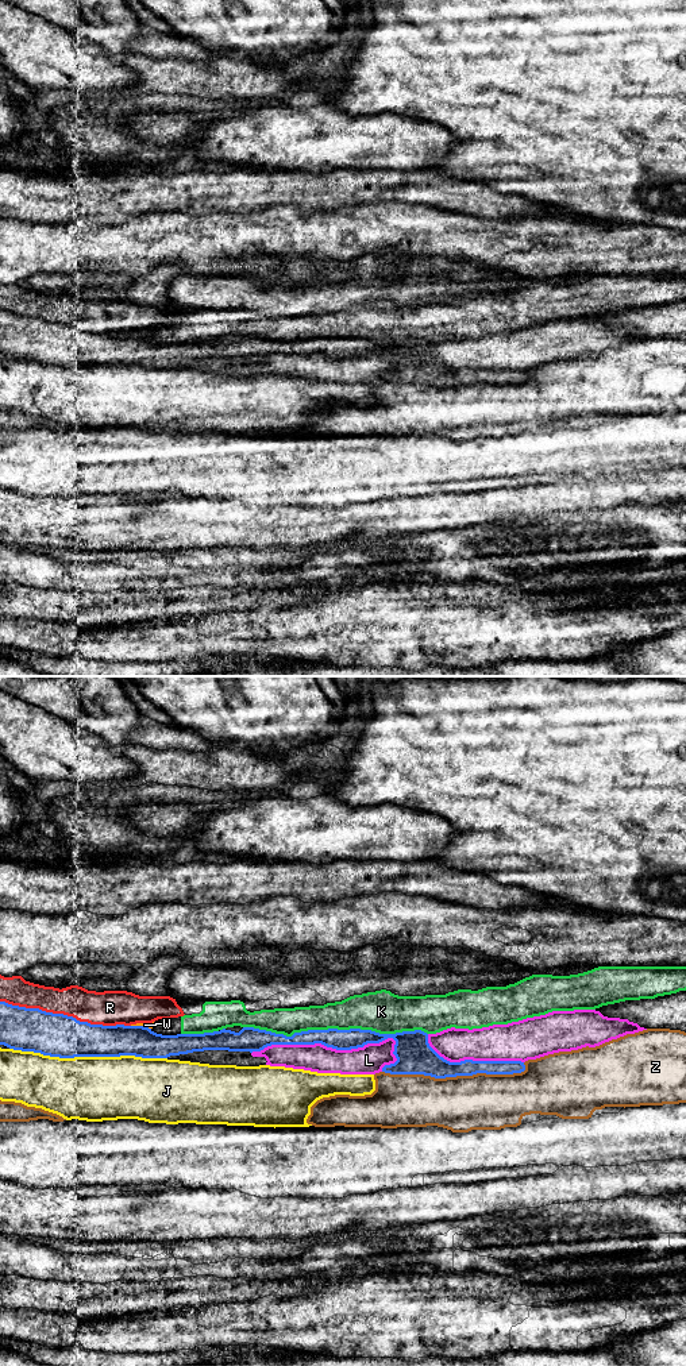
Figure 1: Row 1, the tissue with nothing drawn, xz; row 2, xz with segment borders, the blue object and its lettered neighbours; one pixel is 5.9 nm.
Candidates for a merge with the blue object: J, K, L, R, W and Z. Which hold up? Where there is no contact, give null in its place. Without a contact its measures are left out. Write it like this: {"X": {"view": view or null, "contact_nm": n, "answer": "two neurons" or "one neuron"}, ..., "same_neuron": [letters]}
{"J": {"view": "xz", "contact_nm": 950, "answer": "two neurons"}, "K": {"view": "xz", "contact_nm": 1100, "answer": "two neurons"}, "L": {"view": "xz", "contact_nm": 850, "answer": "two neurons"}, "R": {"view": "xz", "contact_nm": 800, "answer": "two neurons"}, "W": {"view": "xz", "contact_nm": 120, "answer": "two neurons"}, "Z": {"view": "xz", "contact_nm": 850, "answer": "two neurons"}, "same_neuron": []}

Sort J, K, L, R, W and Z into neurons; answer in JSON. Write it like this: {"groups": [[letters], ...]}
{"groups": [["J"], ["K", "W"], ["L"], ["R"], ["Z"]]}

